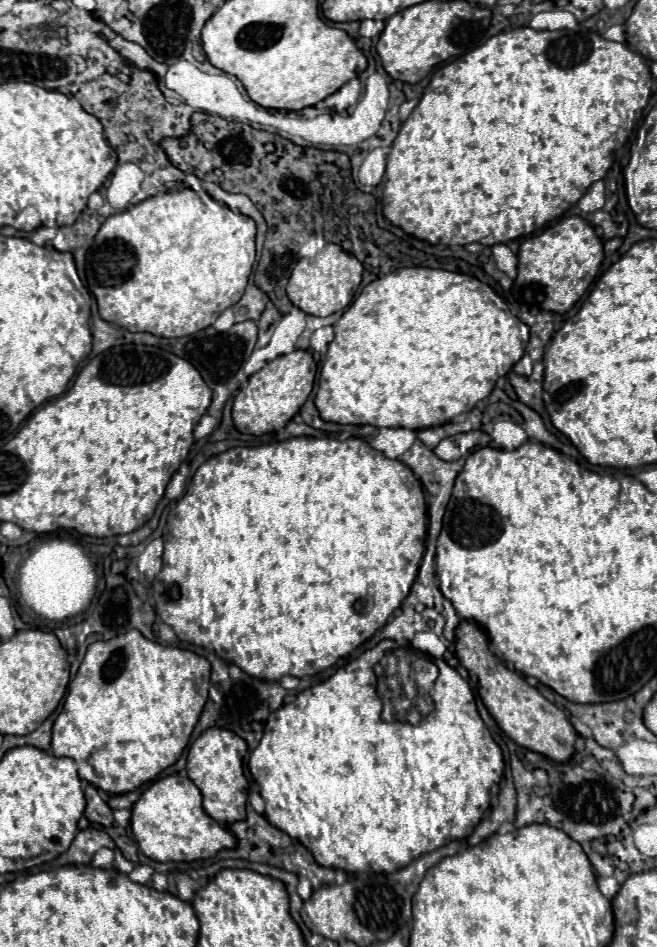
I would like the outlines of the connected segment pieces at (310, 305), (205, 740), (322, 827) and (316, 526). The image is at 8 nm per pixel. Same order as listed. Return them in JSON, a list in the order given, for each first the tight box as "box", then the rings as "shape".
[{"box":[286,243,362,317],"shape":[[[328,243],[322,251],[318,251],[314,261],[300,259],[296,263],[288,279],[286,293],[290,301],[304,313],[316,317],[328,317],[336,311],[344,311],[352,303],[354,293],[360,287],[360,281],[362,281],[362,263],[354,255],[346,253],[340,245]]]},{"box":[186,727,248,825],"shape":[[[212,727],[200,733],[200,737],[188,749],[186,771],[194,785],[200,789],[204,797],[204,811],[222,825],[232,825],[236,821],[244,821],[246,817],[246,787],[248,779],[244,775],[244,763],[240,749],[248,749],[246,741],[240,739],[230,729]]]},{"box":[248,641,504,873],"shape":[[[382,641],[340,667],[324,683],[304,689],[292,703],[276,709],[268,717],[264,735],[250,753],[248,763],[256,785],[260,785],[260,795],[266,801],[266,819],[306,845],[320,865],[344,869],[346,873],[362,873],[368,869],[374,873],[392,873],[424,853],[470,835],[484,811],[488,811],[490,795],[496,793],[504,771],[502,751],[478,715],[468,681],[442,659],[434,659],[440,669],[430,691],[434,711],[418,725],[410,725],[408,721],[382,721],[374,665],[384,651],[386,643]]]},{"box":[152,436,428,681],"shape":[[[301,436],[257,447],[234,447],[210,457],[204,465],[198,467],[186,495],[177,502],[173,517],[167,521],[163,536],[162,571],[152,581],[156,611],[164,623],[174,627],[180,639],[188,639],[194,645],[216,651],[222,659],[226,659],[226,663],[238,665],[244,673],[252,677],[278,681],[284,675],[316,675],[332,667],[338,659],[354,653],[378,629],[382,629],[394,609],[402,605],[418,575],[427,531],[428,509],[420,481],[404,463],[376,453],[358,437],[341,441],[331,436]]]}]

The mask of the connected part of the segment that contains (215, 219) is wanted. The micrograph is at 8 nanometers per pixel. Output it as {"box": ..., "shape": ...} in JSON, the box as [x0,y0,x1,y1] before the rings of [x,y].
{"box":[86,189,256,337],"shape":[[[192,189],[148,197],[142,203],[110,215],[94,237],[86,263],[86,285],[96,297],[104,321],[128,331],[148,331],[158,337],[184,337],[210,327],[218,315],[242,297],[256,259],[256,223],[230,211],[206,195],[206,203]]]}

